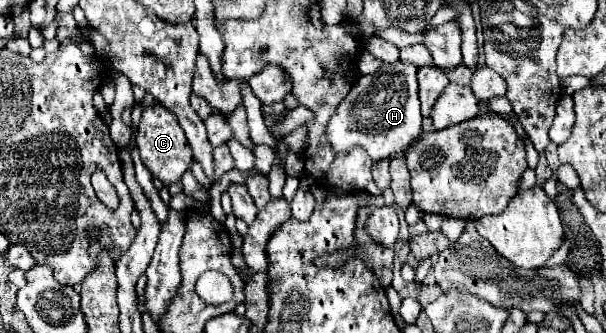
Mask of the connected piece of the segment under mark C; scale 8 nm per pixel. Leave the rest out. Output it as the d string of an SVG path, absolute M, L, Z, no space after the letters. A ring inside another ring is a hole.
M152 104L152 106L144 108L142 120L140 120L140 126L138 126L136 144L138 144L140 158L142 158L144 166L152 172L154 178L162 180L166 186L178 182L180 176L192 164L192 152L190 152L188 140L182 132L180 124L178 124L178 118L168 108L164 108L162 104Z

